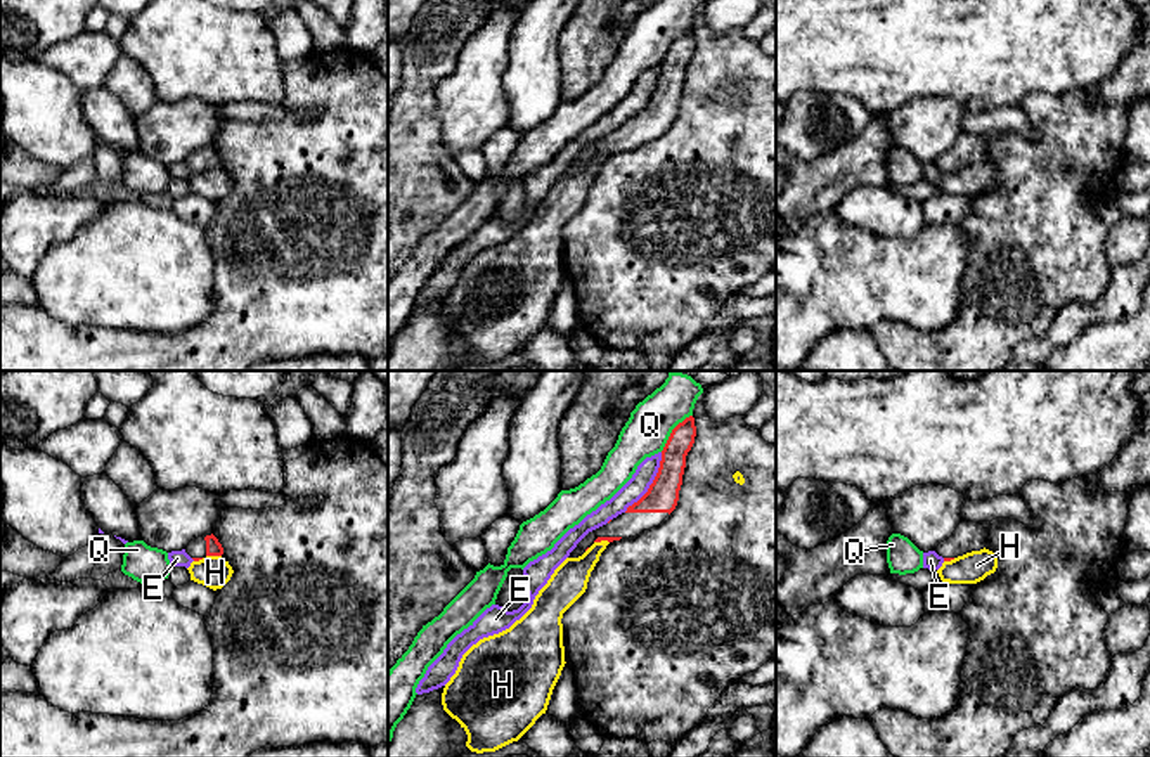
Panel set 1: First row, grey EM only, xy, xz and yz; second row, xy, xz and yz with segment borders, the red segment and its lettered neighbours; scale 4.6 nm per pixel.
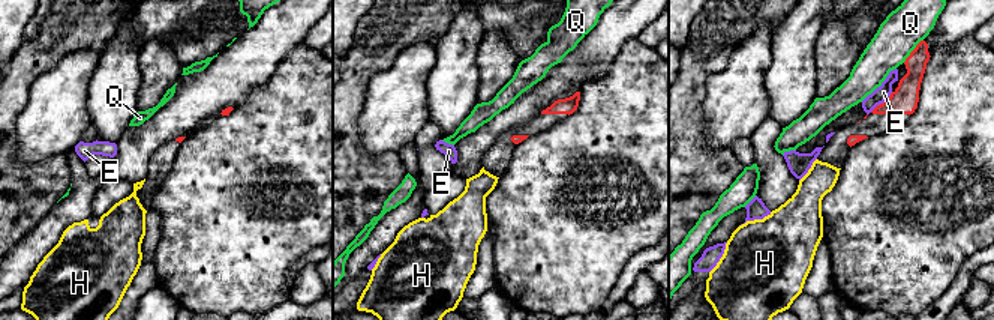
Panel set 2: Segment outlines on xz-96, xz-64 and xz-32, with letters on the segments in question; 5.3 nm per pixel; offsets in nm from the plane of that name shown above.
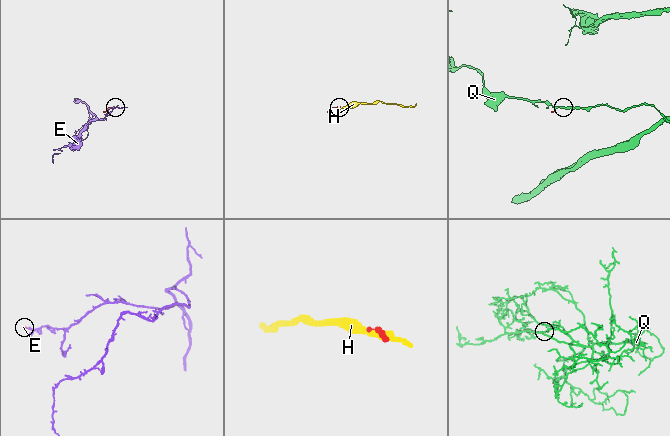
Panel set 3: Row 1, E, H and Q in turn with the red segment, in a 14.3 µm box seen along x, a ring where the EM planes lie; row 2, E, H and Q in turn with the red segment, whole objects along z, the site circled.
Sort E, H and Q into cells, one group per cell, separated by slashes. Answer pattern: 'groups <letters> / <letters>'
groups E / H / Q

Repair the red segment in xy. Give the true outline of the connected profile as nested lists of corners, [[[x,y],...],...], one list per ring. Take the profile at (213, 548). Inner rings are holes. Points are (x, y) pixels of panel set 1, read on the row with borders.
[[[211,534],[211,535],[203,535],[203,537],[197,537],[197,539],[191,540],[189,546],[185,547],[185,553],[194,561],[199,561],[206,556],[222,556],[223,547],[218,542],[218,539]]]

